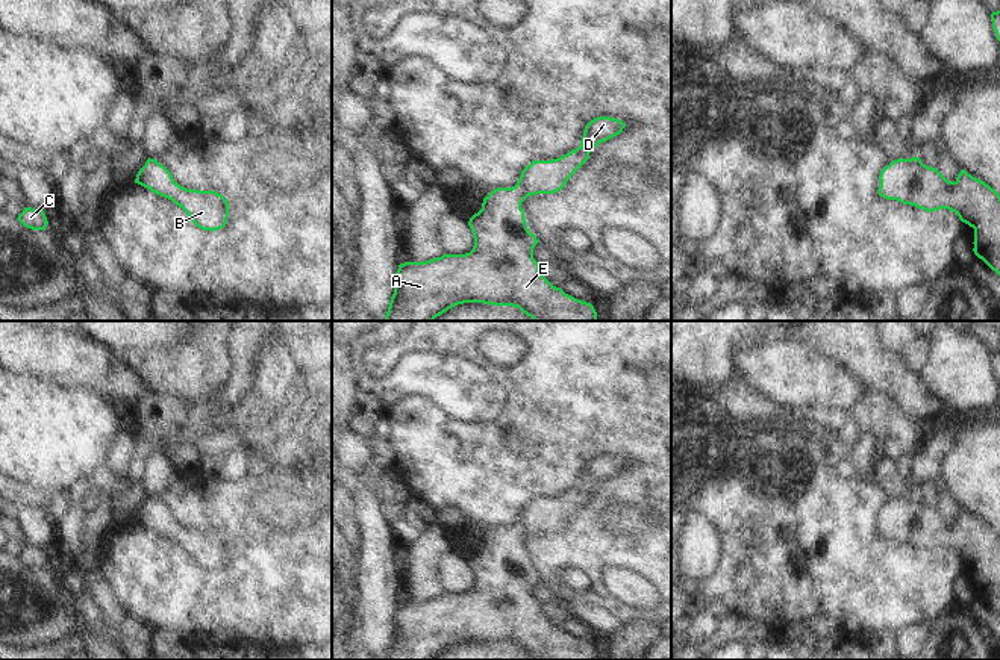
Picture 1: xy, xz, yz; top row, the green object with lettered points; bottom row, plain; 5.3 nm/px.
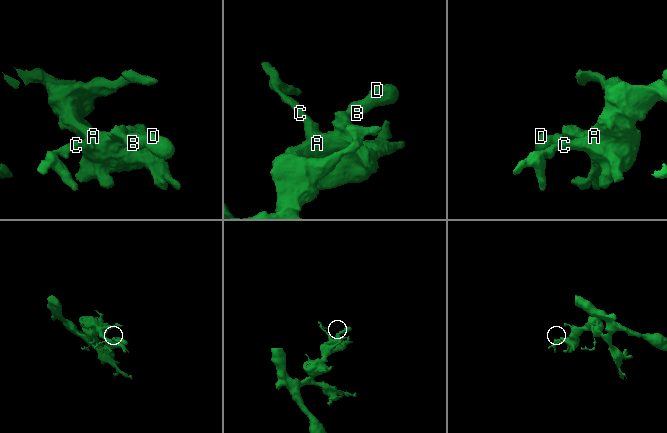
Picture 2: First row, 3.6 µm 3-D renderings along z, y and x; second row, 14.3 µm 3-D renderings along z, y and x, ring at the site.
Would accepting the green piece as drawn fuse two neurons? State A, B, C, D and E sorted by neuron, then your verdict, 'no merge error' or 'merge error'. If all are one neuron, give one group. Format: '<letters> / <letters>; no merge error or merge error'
A B C D E; no merge error

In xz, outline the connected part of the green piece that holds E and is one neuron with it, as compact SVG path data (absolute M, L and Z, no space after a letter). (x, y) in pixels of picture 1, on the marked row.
M611 117L591 120L583 130L580 145L552 160L533 160L523 171L515 186L497 188L483 198L482 209L468 226L474 247L465 254L442 254L426 262L405 262L394 277L394 294L383 321L433 321L448 309L464 303L518 307L533 321L597 321L591 303L577 300L553 286L539 271L533 248L539 242L529 232L521 203L529 195L555 194L589 159L589 153L608 139L620 135L626 124Z

